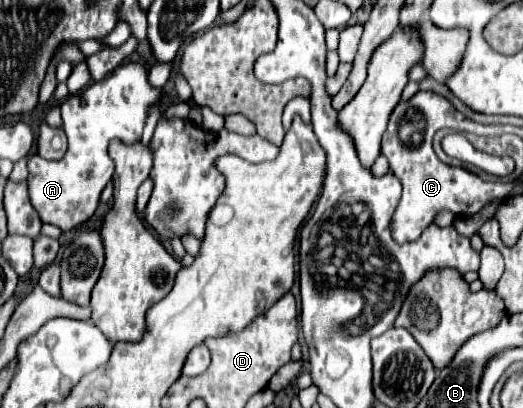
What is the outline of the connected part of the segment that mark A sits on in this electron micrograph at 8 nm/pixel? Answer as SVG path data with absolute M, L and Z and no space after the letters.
M126 63L118 65L112 73L108 73L104 79L88 85L84 91L70 95L62 105L62 121L64 121L64 133L68 137L68 151L60 161L46 161L40 155L32 155L28 161L28 189L30 189L30 201L34 209L38 211L42 223L50 223L60 227L62 231L70 231L78 225L82 225L86 219L90 219L98 207L100 193L106 187L106 183L112 179L114 163L108 157L108 145L114 137L120 137L124 143L132 143L140 139L148 105L160 101L162 89L154 89L148 83L148 71L140 63Z

